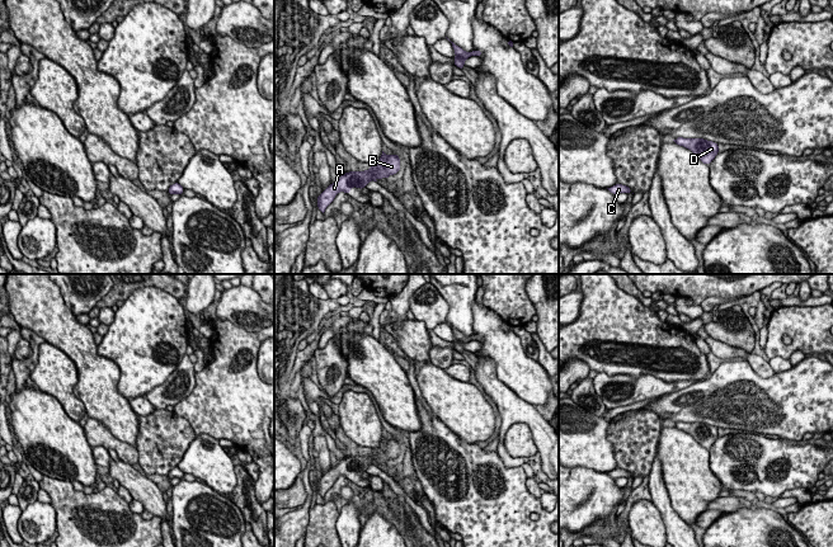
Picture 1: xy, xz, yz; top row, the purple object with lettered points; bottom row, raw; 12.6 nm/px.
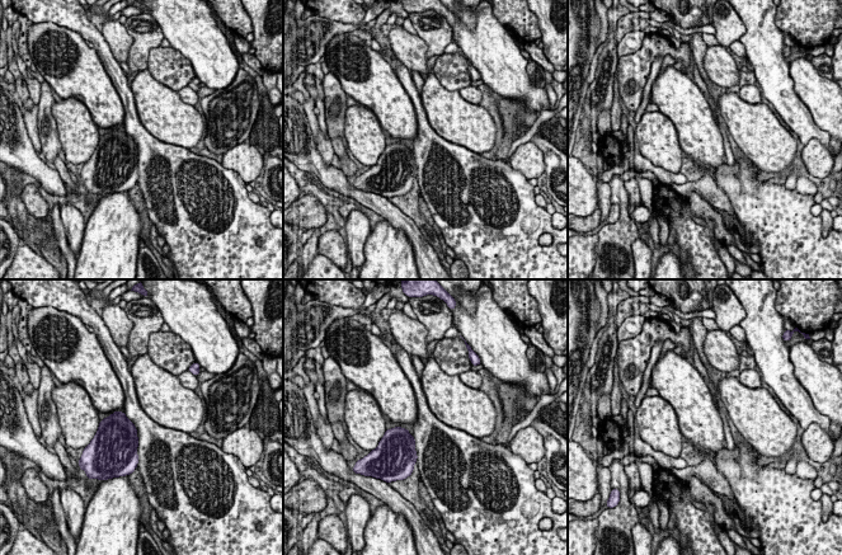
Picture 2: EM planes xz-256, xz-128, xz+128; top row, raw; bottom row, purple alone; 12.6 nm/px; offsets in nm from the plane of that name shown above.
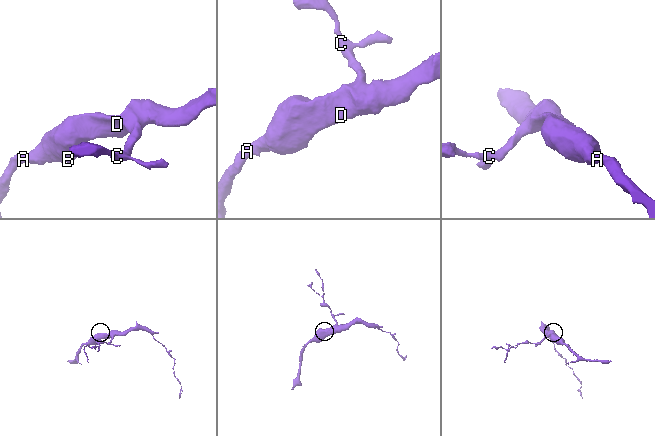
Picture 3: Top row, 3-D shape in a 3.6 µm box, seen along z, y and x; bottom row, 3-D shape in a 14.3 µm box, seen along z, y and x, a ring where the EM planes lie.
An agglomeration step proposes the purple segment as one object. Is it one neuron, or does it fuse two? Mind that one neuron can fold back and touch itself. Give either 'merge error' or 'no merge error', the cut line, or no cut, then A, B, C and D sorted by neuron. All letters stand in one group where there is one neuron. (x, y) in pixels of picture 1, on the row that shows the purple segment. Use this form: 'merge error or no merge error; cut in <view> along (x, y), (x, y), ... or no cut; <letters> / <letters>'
no merge error; no cut; A B C D

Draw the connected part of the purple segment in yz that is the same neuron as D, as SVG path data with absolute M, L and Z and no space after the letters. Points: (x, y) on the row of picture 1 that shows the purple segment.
M683 138L673 140L677 145L691 150L697 159L703 164L710 165L715 156L719 154L719 145L703 138Z

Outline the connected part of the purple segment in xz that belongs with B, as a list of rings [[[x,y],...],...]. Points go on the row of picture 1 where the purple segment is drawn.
[[[383,151],[380,161],[372,164],[372,168],[366,171],[349,171],[339,178],[338,181],[331,183],[321,194],[317,197],[317,208],[324,213],[326,207],[331,204],[335,195],[339,192],[350,194],[350,188],[357,187],[363,189],[368,181],[377,181],[376,179],[386,178],[397,174],[400,170],[400,157],[396,154],[387,156]]]

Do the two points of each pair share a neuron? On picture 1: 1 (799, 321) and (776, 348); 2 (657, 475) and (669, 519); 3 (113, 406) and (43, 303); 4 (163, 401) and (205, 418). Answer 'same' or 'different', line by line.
1: same
2: same
3: same
4: different

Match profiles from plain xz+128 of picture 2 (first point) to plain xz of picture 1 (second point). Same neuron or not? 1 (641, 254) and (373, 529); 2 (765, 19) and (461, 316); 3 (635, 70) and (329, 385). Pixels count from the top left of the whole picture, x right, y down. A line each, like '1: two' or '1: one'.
1: two
2: one
3: one

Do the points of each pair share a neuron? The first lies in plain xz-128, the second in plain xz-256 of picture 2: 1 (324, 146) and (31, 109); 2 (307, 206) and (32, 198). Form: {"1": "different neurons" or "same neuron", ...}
{"1": "same neuron", "2": "same neuron"}

